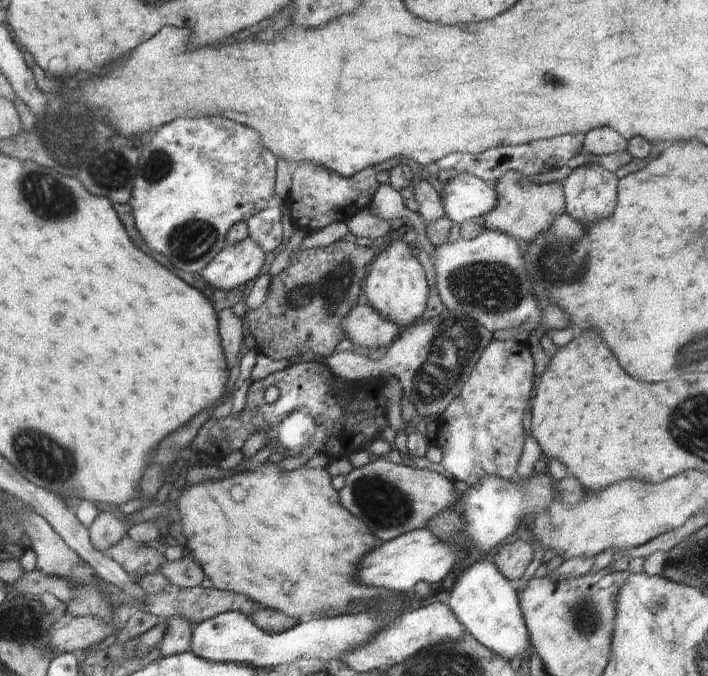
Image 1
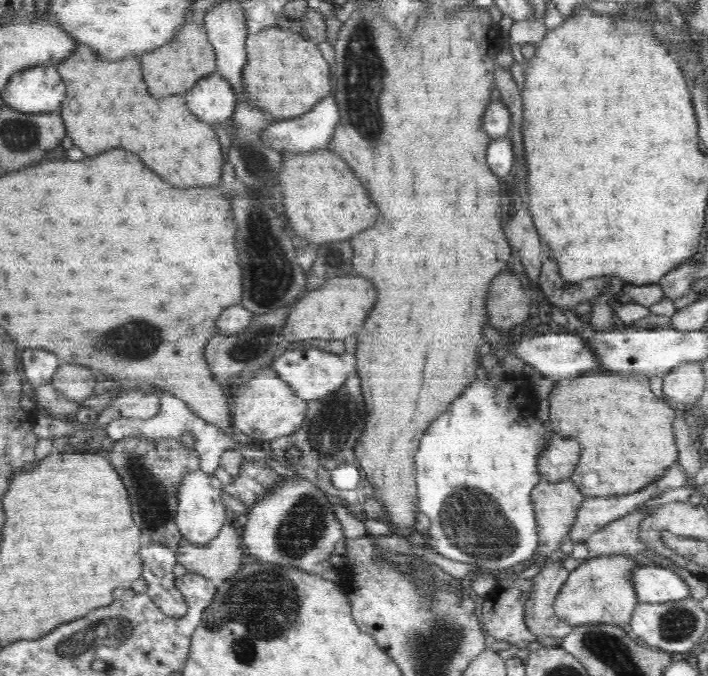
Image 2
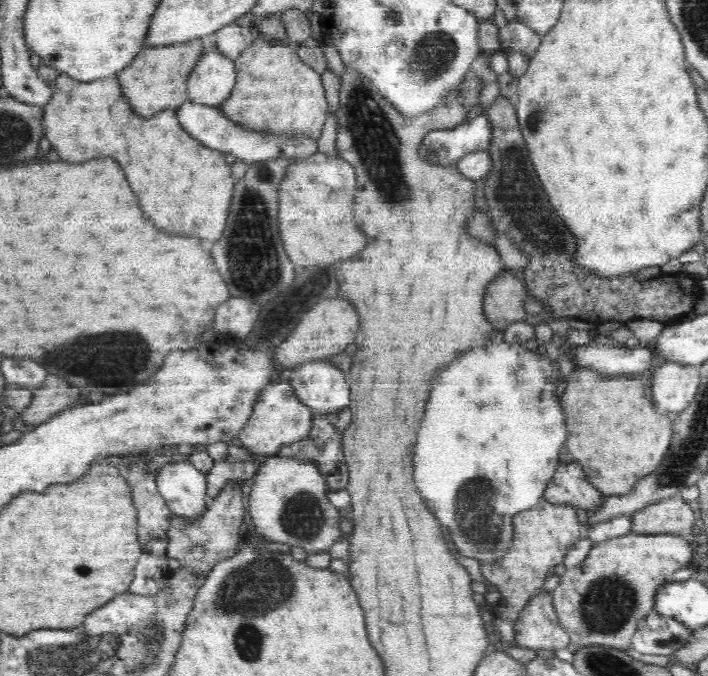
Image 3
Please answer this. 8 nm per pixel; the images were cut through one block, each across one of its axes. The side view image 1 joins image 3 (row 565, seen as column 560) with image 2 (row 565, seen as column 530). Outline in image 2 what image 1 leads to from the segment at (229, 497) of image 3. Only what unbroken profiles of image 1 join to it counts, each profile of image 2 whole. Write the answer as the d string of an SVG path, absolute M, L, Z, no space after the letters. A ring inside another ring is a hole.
M226 522L212 543L204 546L194 545L184 538L173 550L178 564L218 583L237 573L247 558L242 538Z

